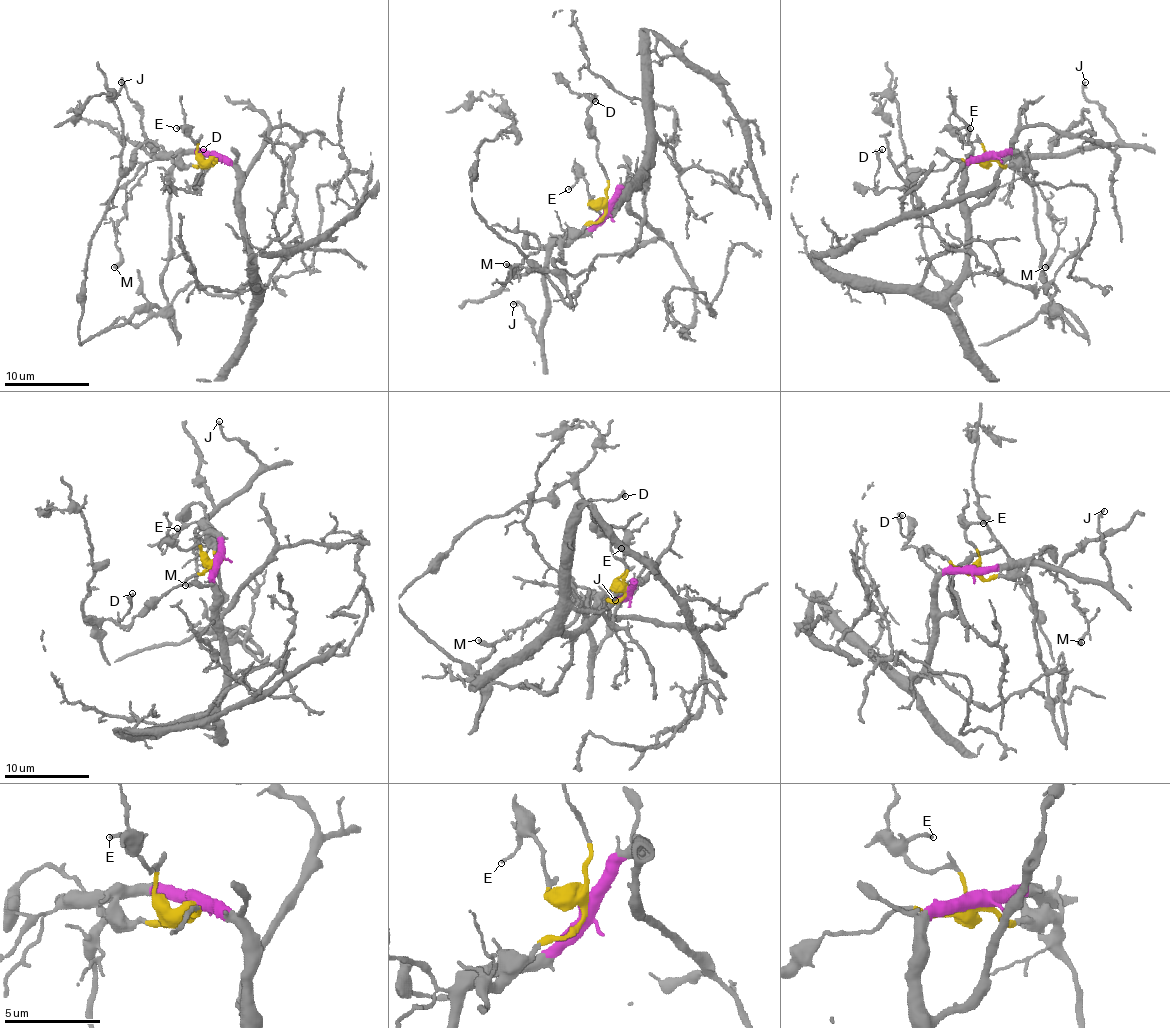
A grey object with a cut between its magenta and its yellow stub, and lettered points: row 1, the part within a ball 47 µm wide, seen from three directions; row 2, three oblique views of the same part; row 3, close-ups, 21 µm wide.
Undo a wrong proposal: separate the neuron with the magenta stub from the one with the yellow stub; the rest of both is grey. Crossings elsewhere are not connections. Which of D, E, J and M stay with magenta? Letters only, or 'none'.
J, M

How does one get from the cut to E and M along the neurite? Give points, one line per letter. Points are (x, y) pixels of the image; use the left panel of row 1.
E: (214, 159), (206, 159), (186, 129), (176, 127)
M: (214, 159), (193, 153), (161, 153), (146, 165), (125, 202), (125, 217), (116, 227), (120, 261), (114, 268)

